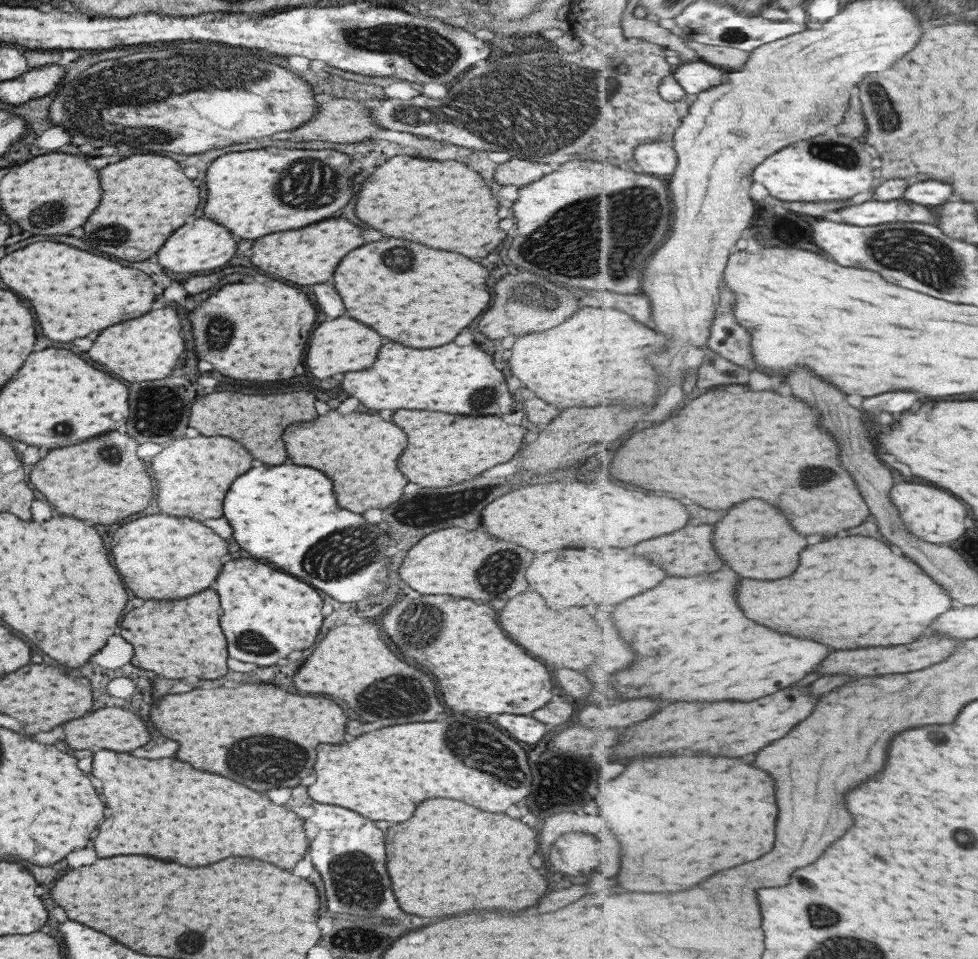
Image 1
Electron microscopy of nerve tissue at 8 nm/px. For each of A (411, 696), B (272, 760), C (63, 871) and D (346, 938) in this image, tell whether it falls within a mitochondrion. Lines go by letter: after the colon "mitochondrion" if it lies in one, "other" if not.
A: mitochondrion
B: mitochondrion
C: other
D: mitochondrion

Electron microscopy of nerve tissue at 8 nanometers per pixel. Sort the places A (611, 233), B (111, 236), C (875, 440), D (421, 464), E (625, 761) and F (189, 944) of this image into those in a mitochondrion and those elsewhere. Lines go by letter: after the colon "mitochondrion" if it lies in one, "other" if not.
A: mitochondrion
B: mitochondrion
C: other
D: other
E: other
F: mitochondrion

